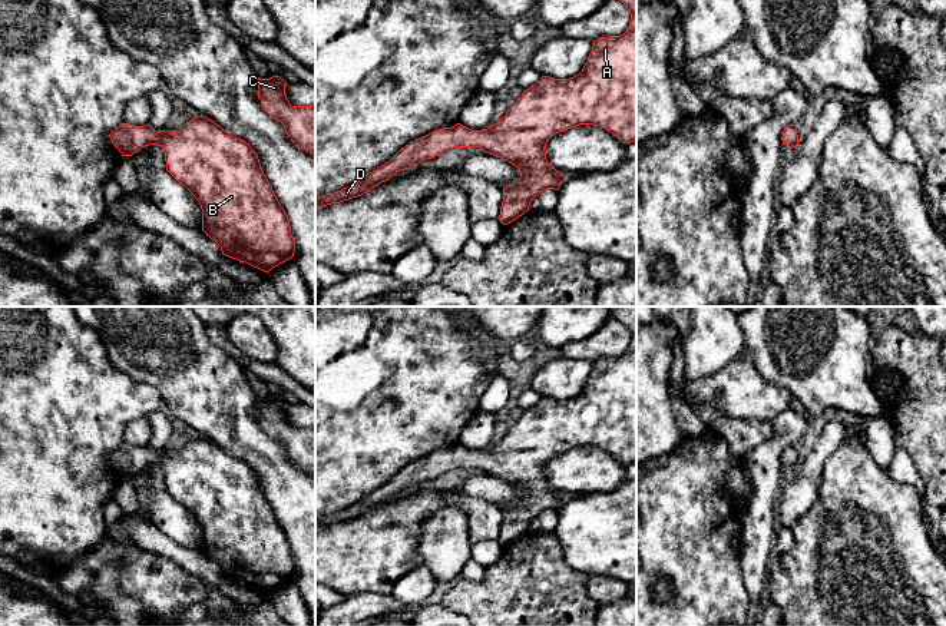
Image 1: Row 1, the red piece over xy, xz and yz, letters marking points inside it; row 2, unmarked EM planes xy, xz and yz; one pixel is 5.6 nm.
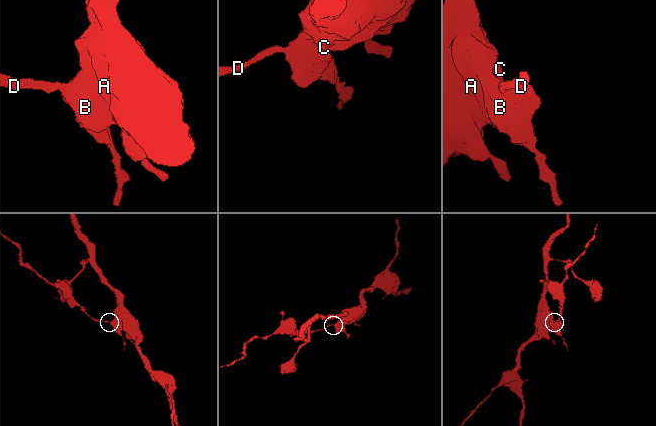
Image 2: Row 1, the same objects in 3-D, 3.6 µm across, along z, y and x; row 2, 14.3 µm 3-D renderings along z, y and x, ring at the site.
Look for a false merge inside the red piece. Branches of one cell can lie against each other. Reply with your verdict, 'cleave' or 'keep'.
keep

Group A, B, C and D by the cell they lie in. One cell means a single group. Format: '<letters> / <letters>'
A B C D

